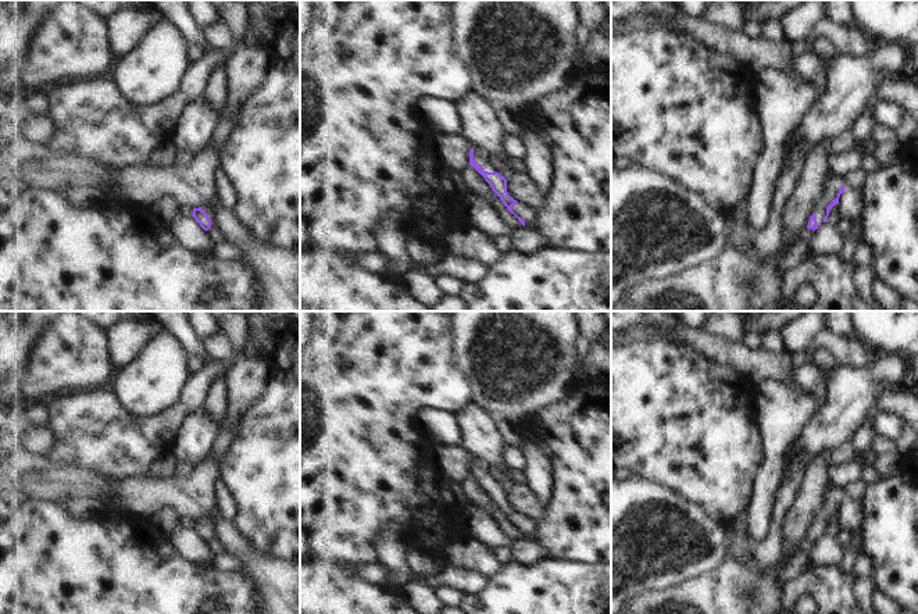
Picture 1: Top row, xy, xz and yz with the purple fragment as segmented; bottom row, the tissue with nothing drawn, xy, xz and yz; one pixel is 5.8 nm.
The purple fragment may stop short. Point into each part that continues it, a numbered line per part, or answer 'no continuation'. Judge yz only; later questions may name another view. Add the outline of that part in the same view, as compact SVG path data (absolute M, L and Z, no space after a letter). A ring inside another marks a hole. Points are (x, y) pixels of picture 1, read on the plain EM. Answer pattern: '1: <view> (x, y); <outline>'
1: yz (820, 521); M835 488L825 501L824 508L814 518L814 525L817 528L818 538L824 535L824 528L826 526L826 518L837 508L839 500L844 496L844 490Z

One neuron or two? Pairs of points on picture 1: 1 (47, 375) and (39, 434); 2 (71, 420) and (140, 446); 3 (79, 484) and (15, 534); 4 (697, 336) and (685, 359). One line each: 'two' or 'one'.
1: two
2: one
3: two
4: two

